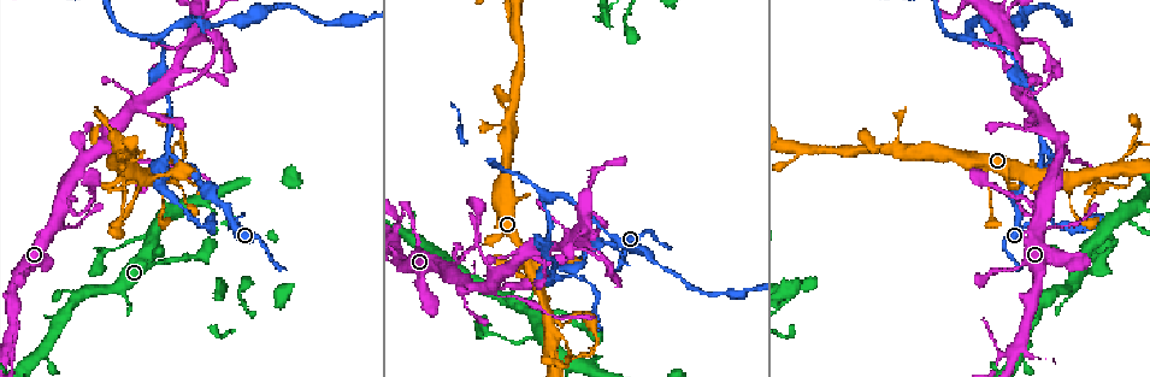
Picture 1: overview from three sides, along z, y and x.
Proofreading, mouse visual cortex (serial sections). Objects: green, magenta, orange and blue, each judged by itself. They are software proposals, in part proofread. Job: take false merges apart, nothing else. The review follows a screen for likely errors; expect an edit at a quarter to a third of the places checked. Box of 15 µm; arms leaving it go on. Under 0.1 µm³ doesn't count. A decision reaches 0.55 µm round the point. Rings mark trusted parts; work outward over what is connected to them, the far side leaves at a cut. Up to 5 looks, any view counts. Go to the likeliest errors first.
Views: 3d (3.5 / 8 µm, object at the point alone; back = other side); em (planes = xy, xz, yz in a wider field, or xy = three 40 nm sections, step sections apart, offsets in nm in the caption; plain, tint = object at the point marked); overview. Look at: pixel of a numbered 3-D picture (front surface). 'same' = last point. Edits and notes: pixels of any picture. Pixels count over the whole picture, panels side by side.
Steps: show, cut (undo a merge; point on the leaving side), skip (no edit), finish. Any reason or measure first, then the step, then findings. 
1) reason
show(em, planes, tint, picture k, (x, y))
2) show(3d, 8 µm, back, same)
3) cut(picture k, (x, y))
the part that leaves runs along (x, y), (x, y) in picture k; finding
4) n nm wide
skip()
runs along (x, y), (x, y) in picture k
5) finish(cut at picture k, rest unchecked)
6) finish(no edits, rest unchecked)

branch point
show(3d, 3.5 µm, back, picture 1, (70, 209))

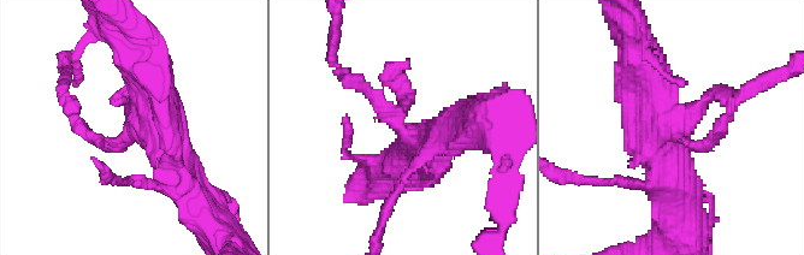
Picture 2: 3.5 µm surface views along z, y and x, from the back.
need the tissue
show(em, xy, step 1, tint, picture 2, (137, 124))

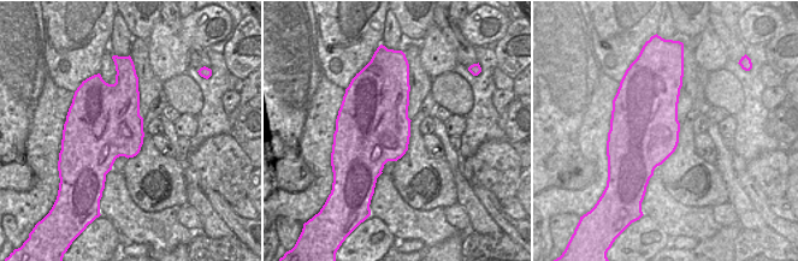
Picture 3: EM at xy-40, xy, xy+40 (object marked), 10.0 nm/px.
skip()
runs along (190, 195), (131, 51) in picture 2; all the same cell

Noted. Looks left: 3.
thin neck
show(3d, 8 µm, back, picture 1, (505, 296))

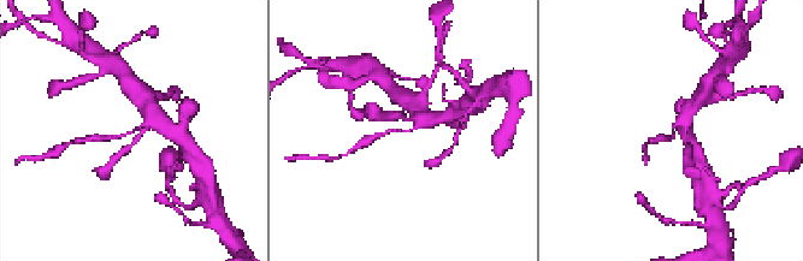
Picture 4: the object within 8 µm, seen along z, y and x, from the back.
show(em, xy, step 2, tint, picture 4, (404, 131))

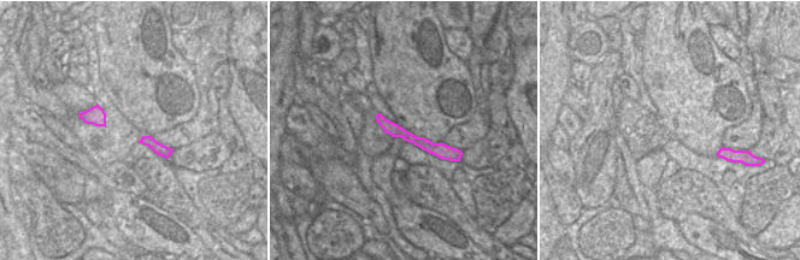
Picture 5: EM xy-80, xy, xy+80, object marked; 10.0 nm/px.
130 nm wide
skip()
runs along (378, 117), (396, 131), (452, 154) in picture 5; continuous, no second cell

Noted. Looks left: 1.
finish(no edits, rest unchecked)

